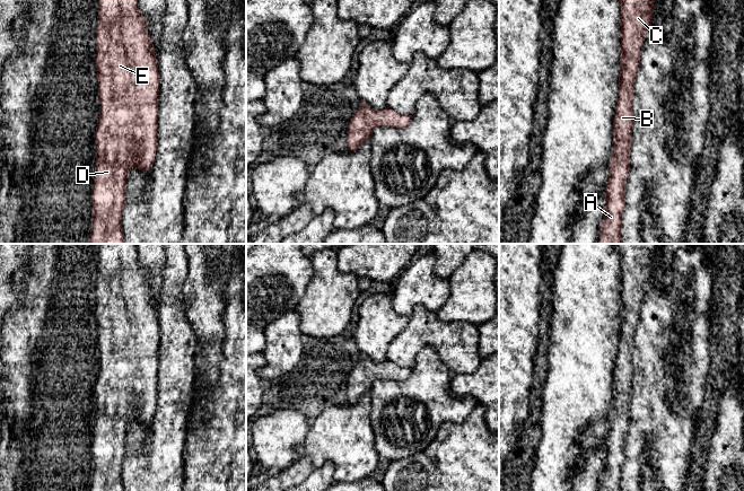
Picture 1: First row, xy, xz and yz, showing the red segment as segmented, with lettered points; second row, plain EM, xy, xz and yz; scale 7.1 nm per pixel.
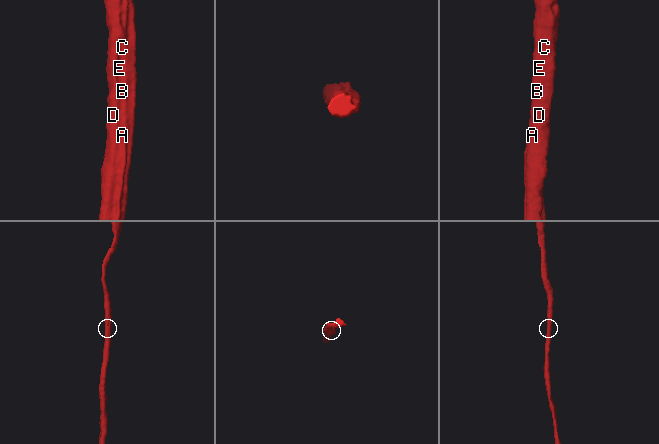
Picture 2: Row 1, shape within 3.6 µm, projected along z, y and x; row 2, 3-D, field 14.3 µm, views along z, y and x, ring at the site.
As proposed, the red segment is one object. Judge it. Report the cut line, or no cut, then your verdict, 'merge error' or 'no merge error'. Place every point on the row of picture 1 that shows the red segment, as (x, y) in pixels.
no cut; no merge error

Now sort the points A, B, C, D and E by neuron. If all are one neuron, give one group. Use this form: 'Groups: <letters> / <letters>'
Groups: A B C D E

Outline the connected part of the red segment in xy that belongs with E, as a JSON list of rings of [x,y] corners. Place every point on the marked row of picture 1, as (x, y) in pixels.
[[[98,0],[98,3],[95,63],[100,113],[95,131],[97,158],[91,190],[94,219],[89,244],[124,244],[122,213],[128,174],[133,168],[147,173],[154,165],[157,151],[159,72],[154,42],[147,32],[147,19],[138,7],[138,0]]]

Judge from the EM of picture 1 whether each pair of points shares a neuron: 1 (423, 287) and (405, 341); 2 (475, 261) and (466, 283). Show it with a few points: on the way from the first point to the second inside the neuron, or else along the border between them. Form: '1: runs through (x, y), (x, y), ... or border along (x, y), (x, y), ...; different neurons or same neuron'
1: border along (435, 313), (418, 305), (409, 316); different neurons
2: runs through (475, 266), (475, 274), (472, 278); same neuron

